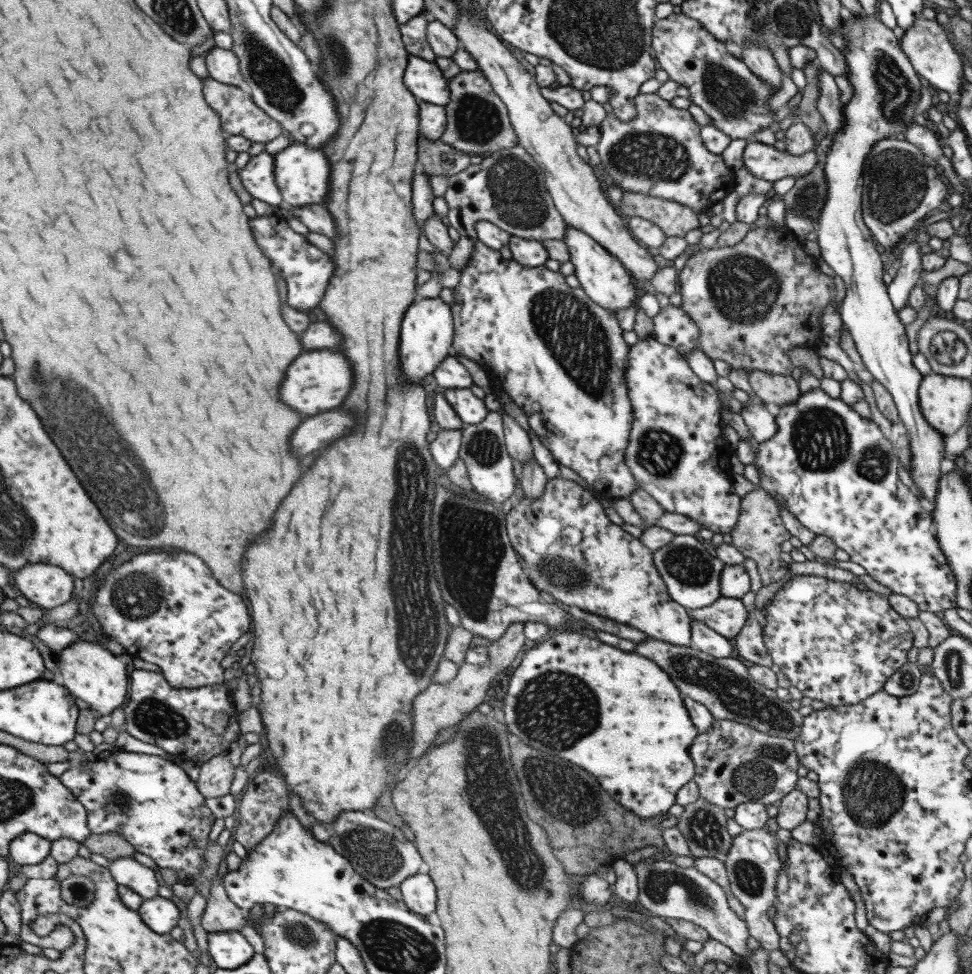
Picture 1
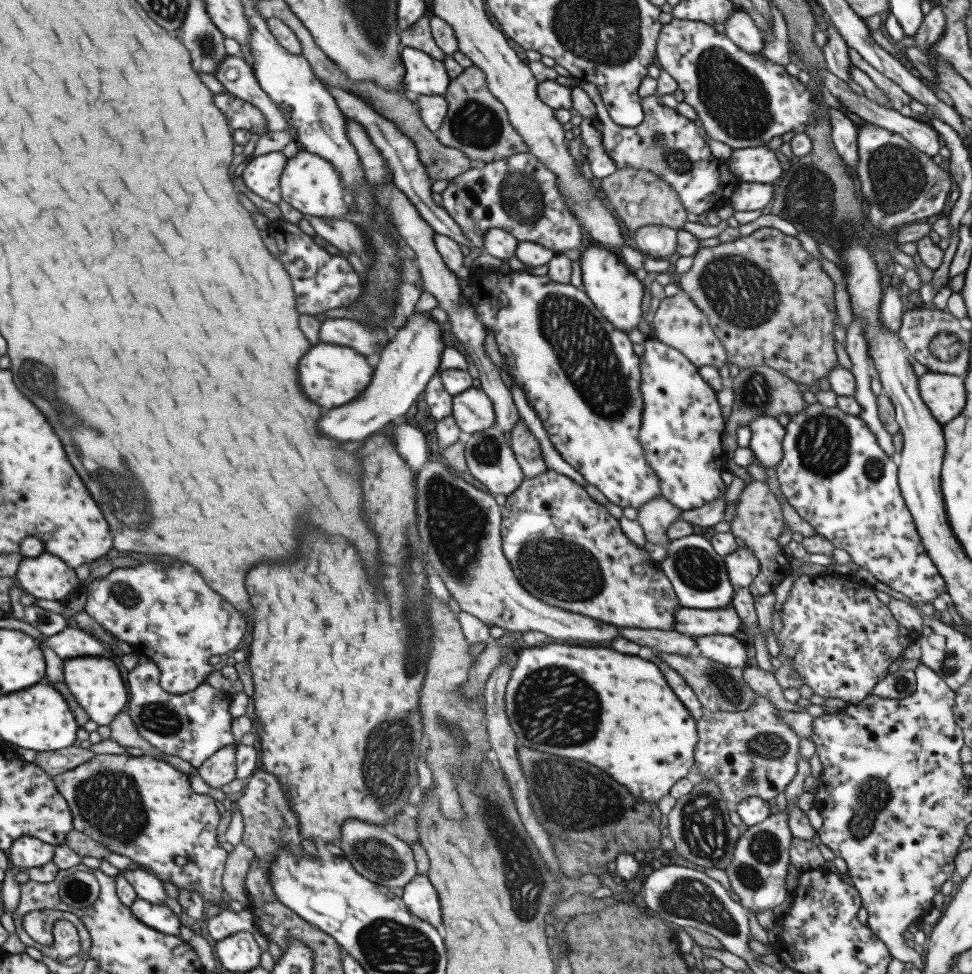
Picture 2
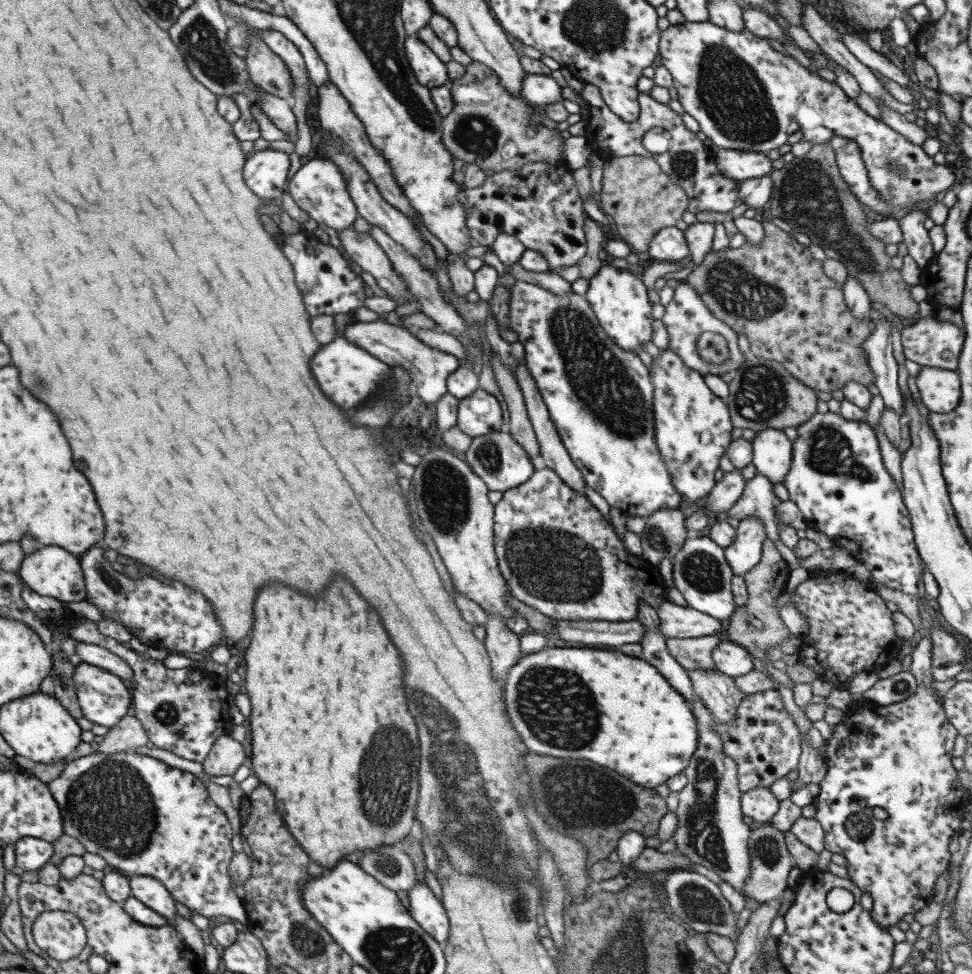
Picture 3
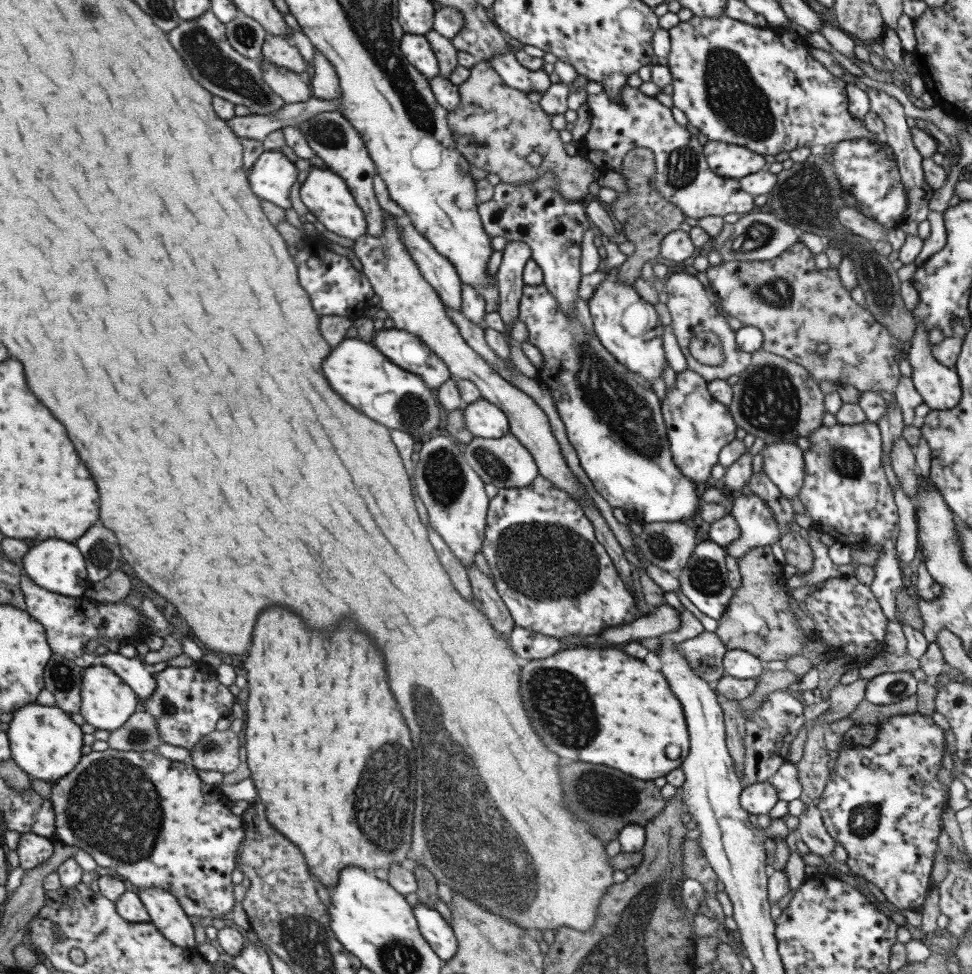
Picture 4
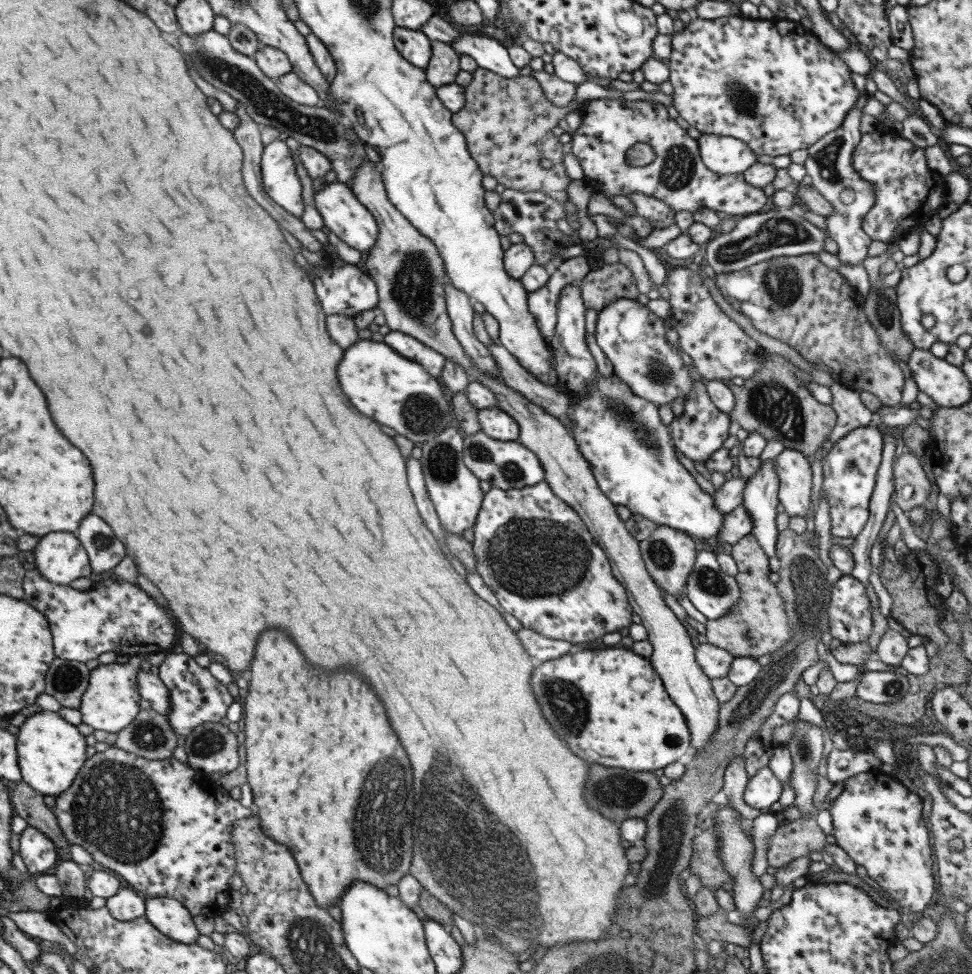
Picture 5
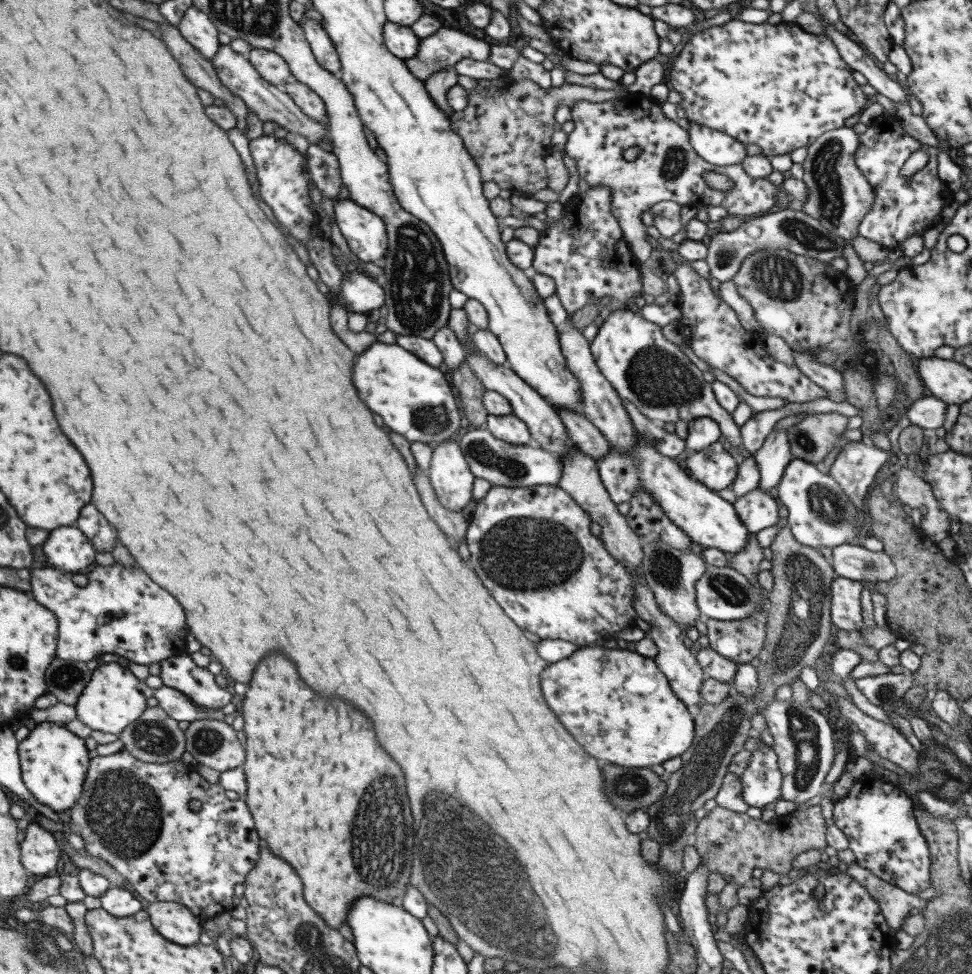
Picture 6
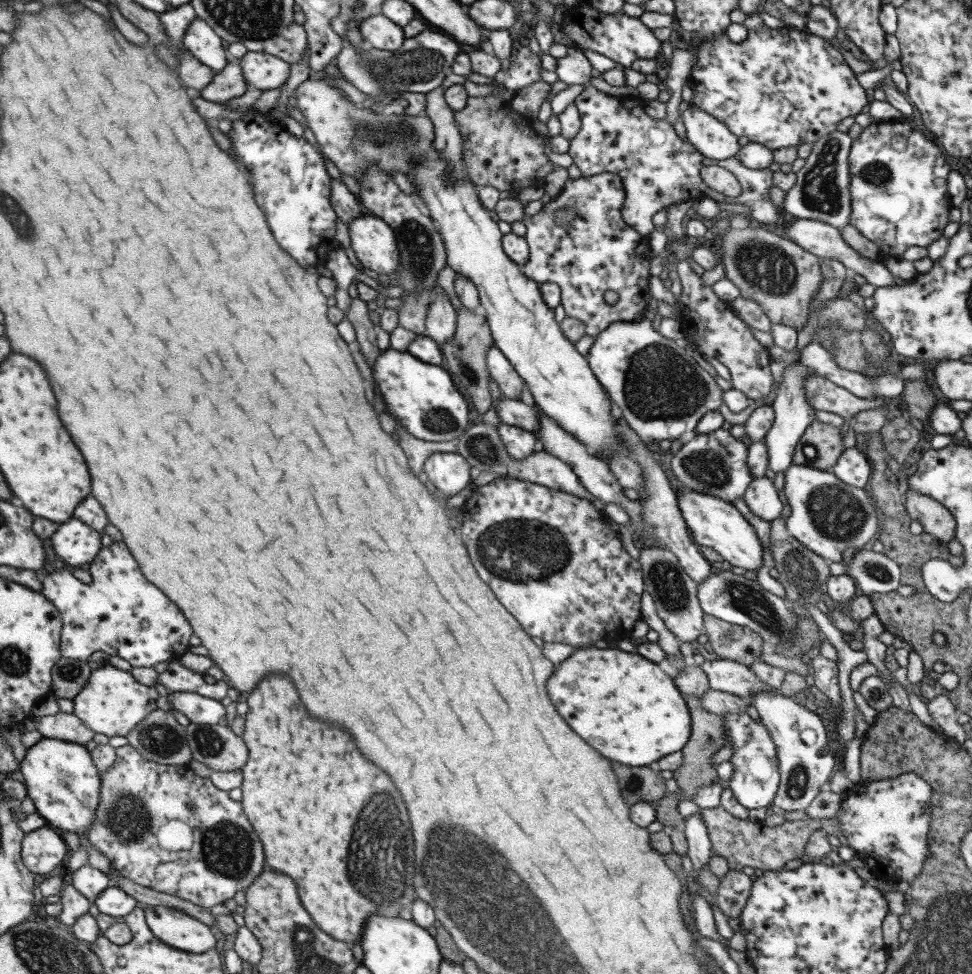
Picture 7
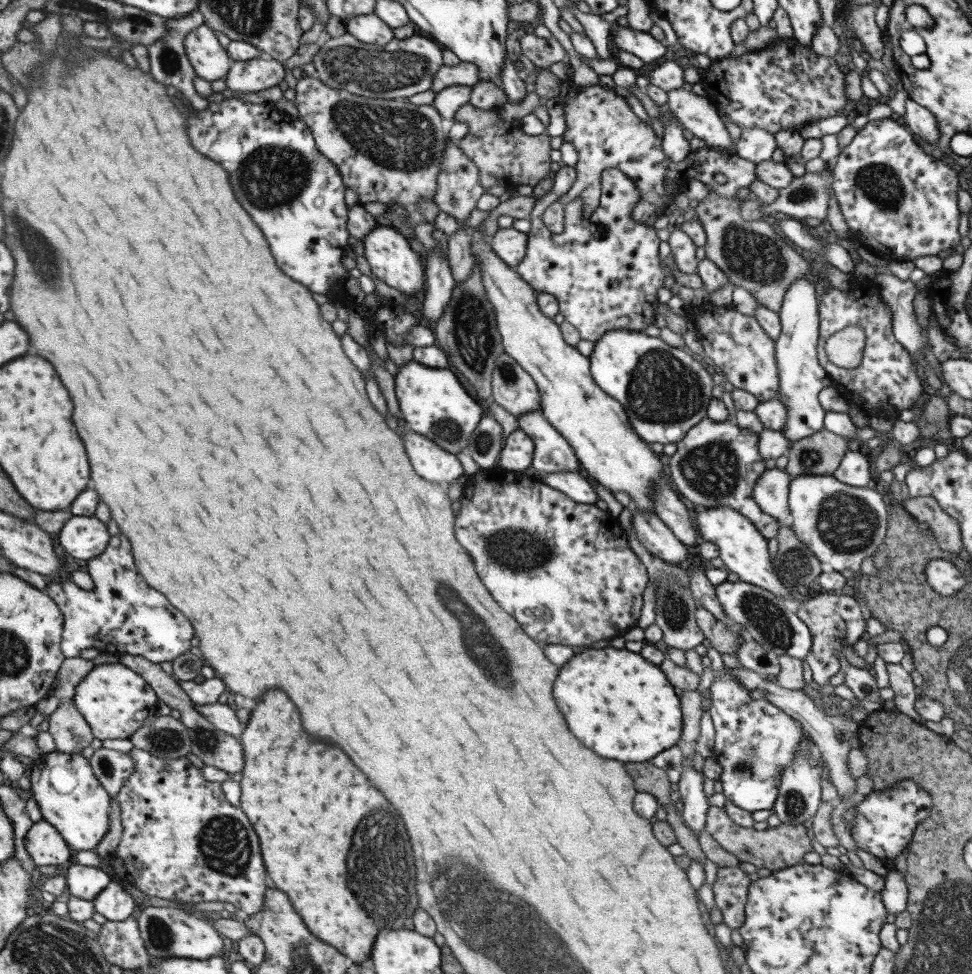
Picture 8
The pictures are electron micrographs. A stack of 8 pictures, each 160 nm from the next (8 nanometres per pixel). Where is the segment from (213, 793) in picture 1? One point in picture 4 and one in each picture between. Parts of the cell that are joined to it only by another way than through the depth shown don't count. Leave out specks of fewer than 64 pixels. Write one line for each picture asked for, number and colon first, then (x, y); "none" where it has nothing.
2: (218, 769)
3: (226, 755)
4: (219, 750)

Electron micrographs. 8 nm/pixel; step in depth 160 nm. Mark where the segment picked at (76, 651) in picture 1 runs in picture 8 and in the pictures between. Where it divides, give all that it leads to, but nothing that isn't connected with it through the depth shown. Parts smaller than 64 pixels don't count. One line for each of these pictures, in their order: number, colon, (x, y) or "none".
2: (95, 682)
3: (103, 698)
4: (106, 702)
5: (110, 701)
6: (113, 698)
7: (112, 702)
8: (113, 700)

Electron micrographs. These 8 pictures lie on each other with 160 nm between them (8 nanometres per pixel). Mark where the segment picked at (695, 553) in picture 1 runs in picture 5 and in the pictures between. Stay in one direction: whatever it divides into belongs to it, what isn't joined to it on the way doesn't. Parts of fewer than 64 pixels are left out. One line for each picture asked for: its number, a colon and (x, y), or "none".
2: (697, 574)
3: (699, 571)
4: (702, 579)
5: (712, 592)

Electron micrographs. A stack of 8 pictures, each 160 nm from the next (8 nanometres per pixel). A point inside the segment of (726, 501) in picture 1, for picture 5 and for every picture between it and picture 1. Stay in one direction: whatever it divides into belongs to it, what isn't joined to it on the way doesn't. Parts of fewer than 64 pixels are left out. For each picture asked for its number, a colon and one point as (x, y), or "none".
2: (681, 431)
3: (692, 427)
4: (698, 427)
5: (700, 430)

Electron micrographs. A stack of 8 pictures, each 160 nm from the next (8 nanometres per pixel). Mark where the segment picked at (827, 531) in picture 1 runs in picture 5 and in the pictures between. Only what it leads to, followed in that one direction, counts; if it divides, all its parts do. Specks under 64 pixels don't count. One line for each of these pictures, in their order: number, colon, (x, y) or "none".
2: (832, 473)
3: (836, 477)
4: (844, 492)
5: (848, 467)

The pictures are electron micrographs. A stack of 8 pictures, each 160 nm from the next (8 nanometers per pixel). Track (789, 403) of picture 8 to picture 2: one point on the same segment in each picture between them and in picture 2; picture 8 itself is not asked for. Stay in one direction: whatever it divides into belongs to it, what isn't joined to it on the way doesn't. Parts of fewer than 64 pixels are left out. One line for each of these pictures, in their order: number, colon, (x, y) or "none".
2: (741, 566)
3: (743, 553)
4: (757, 528)
5: (759, 500)
6: (771, 458)
7: (792, 414)

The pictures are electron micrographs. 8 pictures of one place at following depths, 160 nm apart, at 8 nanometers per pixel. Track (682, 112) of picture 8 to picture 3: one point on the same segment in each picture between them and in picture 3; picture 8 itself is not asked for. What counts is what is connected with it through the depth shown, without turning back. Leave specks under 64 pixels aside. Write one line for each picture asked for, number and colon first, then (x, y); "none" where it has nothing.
3: (734, 164)
4: (726, 160)
5: (724, 155)
6: (716, 148)
7: (711, 138)

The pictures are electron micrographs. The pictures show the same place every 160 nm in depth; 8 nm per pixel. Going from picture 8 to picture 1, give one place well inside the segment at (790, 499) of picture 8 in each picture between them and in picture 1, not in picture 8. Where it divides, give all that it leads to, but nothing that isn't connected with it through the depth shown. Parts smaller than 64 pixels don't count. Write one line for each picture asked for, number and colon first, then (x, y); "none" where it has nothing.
1: (761, 425)
2: (766, 434)
3: (771, 451)
4: (782, 462)
5: (793, 474)
6: (818, 514)
7: (827, 516)

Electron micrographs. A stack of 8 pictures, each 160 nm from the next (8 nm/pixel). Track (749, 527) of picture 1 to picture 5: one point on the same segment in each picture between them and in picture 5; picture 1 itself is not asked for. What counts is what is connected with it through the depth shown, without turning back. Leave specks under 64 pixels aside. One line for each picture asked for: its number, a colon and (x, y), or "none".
2: (758, 516)
3: (756, 626)
4: (757, 620)
5: (757, 625)

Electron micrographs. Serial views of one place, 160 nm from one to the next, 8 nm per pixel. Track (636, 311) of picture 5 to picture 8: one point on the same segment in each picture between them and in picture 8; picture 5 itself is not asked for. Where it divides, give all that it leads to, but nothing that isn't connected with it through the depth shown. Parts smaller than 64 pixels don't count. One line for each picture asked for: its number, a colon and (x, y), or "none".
6: (645, 369)
7: (660, 392)
8: (664, 392)

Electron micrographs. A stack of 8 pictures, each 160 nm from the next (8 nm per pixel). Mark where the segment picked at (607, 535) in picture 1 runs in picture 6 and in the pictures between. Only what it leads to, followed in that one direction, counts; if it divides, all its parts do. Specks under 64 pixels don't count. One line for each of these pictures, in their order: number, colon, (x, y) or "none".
2: (565, 549)
3: (557, 553)
4: (552, 575)
5: (534, 553)
6: (531, 547)

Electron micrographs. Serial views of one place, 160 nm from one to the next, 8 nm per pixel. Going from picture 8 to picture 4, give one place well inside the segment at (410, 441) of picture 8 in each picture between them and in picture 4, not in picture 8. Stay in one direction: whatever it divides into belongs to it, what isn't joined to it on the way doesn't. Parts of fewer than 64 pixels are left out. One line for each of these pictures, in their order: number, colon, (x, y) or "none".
4: (451, 491)
5: (453, 490)
6: (448, 473)
7: (449, 472)

